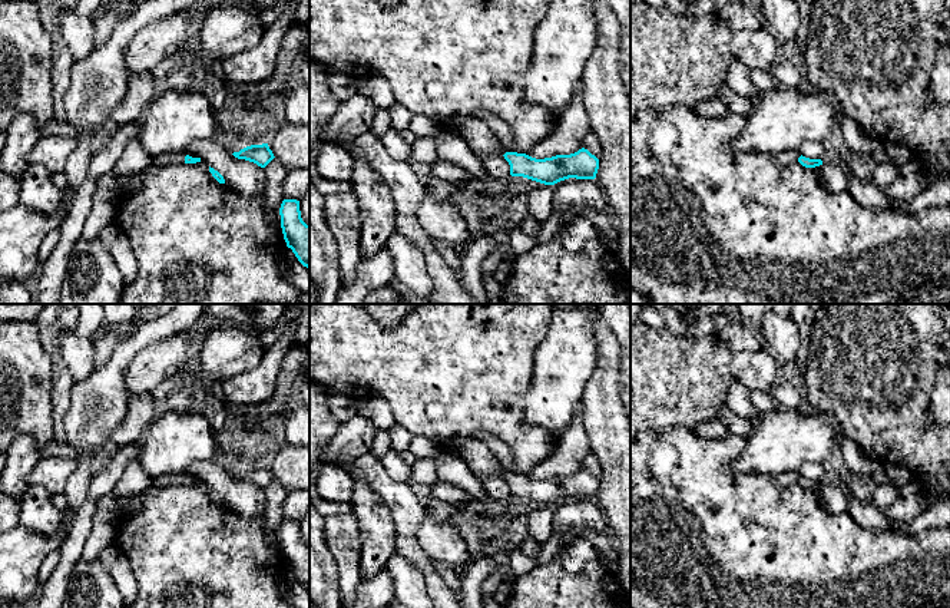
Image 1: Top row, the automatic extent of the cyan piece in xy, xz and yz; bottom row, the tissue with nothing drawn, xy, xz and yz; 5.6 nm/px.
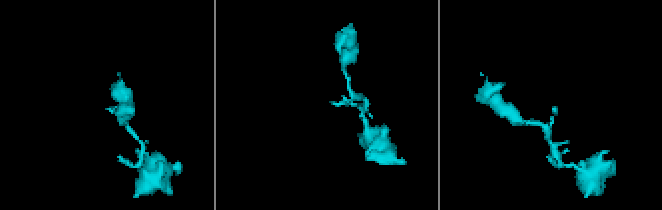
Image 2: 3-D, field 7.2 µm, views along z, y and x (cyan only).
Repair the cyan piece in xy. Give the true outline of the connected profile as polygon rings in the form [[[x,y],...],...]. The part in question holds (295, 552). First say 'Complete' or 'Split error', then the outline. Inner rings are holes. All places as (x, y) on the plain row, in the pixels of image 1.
Complete. [[[284,521],[279,529],[281,549],[287,568],[310,591],[310,546],[301,539],[299,522]]]

